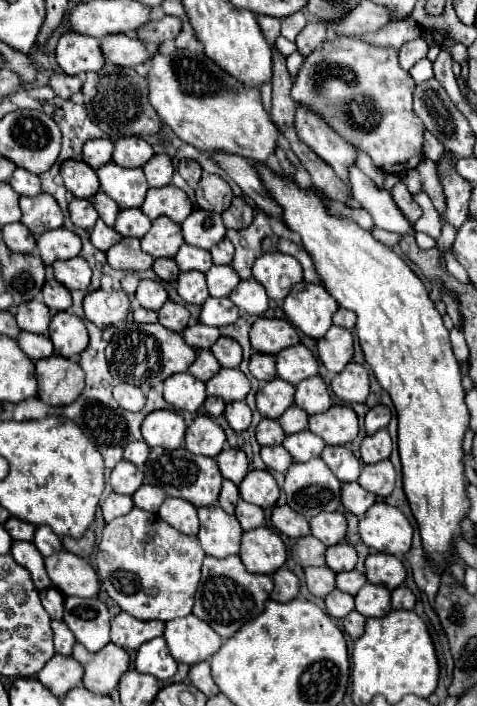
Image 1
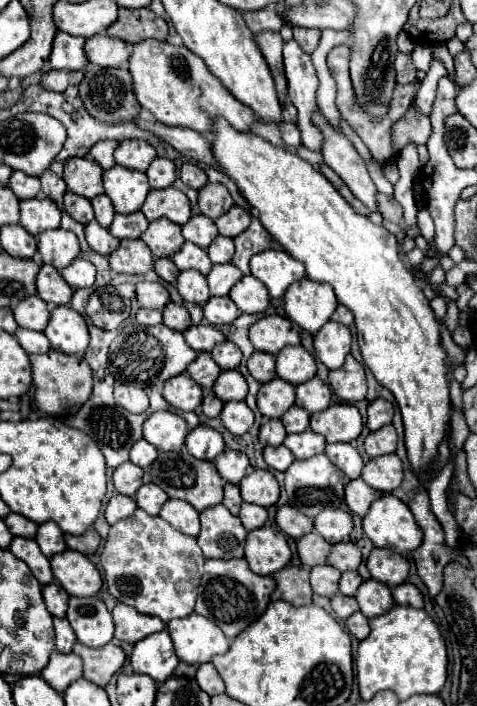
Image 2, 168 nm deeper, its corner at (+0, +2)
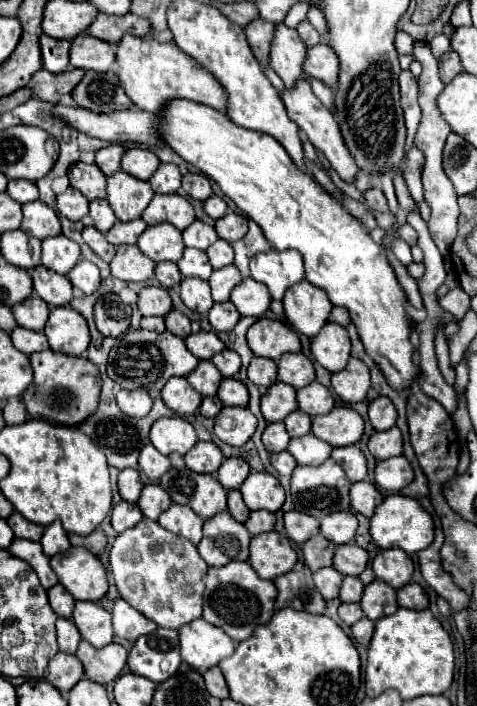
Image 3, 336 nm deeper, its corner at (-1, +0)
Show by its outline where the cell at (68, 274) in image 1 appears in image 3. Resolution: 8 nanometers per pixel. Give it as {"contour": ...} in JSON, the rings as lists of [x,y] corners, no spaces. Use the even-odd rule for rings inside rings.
{"contour":[[[78,262],[70,272],[68,272],[68,278],[72,282],[72,286],[80,288],[84,294],[92,294],[98,290],[100,286],[100,274],[98,274],[98,268],[96,264],[92,262]]]}

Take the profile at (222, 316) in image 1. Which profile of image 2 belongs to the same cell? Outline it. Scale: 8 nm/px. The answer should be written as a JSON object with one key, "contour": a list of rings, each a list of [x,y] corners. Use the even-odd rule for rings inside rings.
{"contour":[[[211,296],[205,304],[203,304],[203,312],[205,312],[205,320],[211,326],[221,326],[221,324],[231,324],[241,312],[239,308],[233,304],[233,300],[229,296],[221,296],[215,298]]]}

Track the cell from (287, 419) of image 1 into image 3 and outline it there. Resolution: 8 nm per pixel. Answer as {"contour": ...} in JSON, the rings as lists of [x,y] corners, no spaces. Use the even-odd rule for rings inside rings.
{"contour":[[[294,410],[292,414],[286,416],[284,424],[286,424],[290,436],[304,436],[304,434],[308,434],[310,428],[312,428],[312,418],[310,418],[308,414],[300,412],[300,410]]]}

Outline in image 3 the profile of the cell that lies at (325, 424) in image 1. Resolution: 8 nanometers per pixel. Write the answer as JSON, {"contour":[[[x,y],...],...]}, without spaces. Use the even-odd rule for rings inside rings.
{"contour":[[[346,406],[332,408],[326,416],[316,416],[312,422],[312,434],[330,446],[348,446],[360,440],[364,432],[362,416]]]}

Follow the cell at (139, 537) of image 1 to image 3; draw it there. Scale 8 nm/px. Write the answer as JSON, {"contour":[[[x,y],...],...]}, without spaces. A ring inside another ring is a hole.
{"contour":[[[144,518],[116,536],[110,548],[110,572],[120,598],[162,628],[176,630],[184,622],[192,622],[202,614],[208,564],[200,558],[192,542],[168,532],[154,520]]]}

